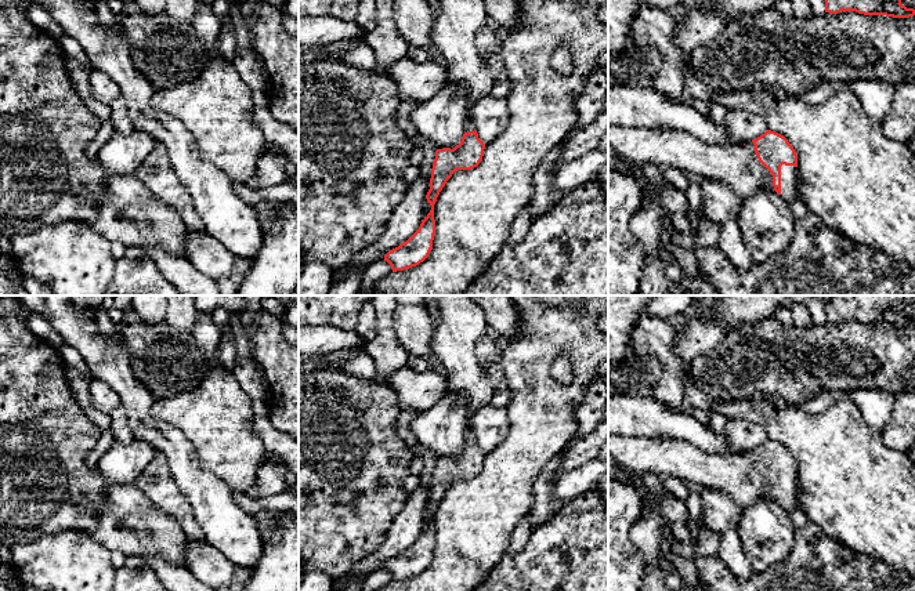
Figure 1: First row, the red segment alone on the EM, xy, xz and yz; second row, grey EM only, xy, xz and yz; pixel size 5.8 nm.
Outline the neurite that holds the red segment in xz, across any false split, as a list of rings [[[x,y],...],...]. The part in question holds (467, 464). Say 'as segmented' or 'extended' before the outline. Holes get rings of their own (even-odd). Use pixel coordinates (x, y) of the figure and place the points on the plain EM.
extended; [[[433,296],[438,319],[433,330],[433,355],[445,366],[448,388],[466,395],[469,407],[464,443],[453,458],[435,460],[430,498],[426,504],[430,522],[419,539],[398,556],[384,565],[393,581],[409,579],[423,572],[435,544],[434,514],[446,490],[456,479],[471,479],[480,474],[485,453],[478,447],[470,429],[470,417],[491,403],[495,394],[487,369],[478,362],[475,342],[491,331],[484,311],[469,296]]]

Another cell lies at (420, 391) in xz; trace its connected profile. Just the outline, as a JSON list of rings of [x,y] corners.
[[[408,366],[395,370],[383,384],[398,394],[401,410],[430,410],[448,389],[445,376],[433,370],[416,371]]]

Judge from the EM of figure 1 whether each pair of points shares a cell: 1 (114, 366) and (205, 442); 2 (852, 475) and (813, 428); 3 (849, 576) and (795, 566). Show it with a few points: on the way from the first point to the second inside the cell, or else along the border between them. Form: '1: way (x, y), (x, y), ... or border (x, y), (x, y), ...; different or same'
1: border (155, 399), (151, 413), (174, 427); different
2: way (843, 464), (820, 439); same
3: way (835, 576), (823, 565), (809, 566); same

